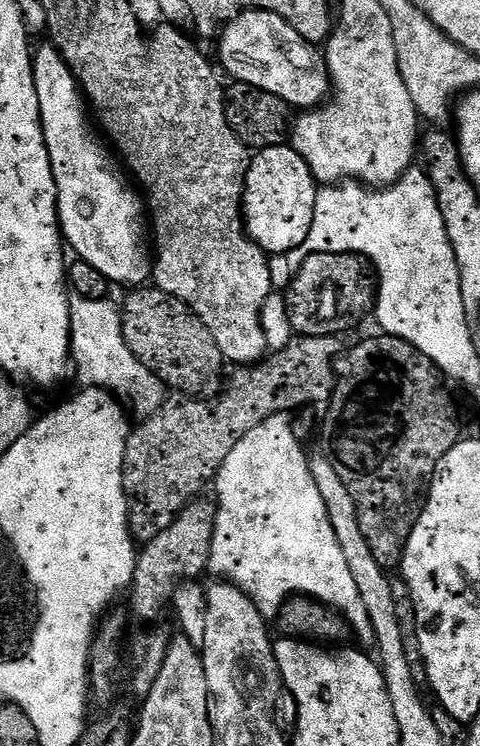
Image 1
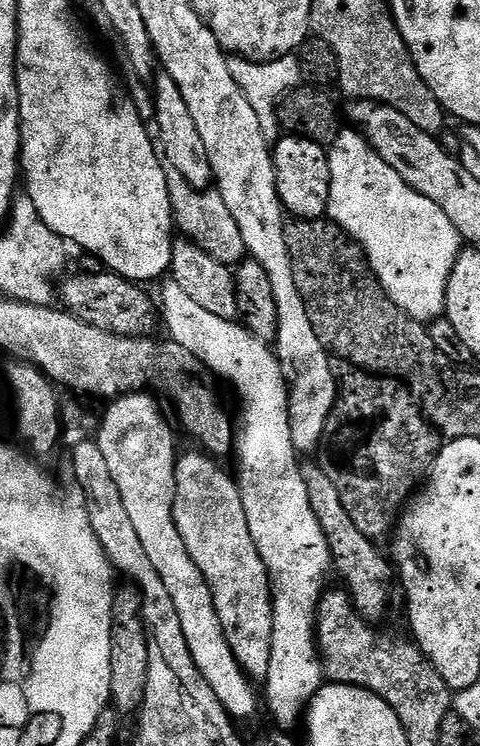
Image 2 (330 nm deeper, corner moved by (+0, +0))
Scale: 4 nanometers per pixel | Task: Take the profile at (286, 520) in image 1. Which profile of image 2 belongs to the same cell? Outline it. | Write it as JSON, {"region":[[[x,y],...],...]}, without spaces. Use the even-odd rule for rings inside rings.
{"region":[[[171,278],[165,279],[160,284],[161,296],[158,301],[158,307],[164,311],[164,324],[168,327],[167,335],[174,342],[178,342],[178,346],[186,346],[186,350],[190,350],[190,354],[194,354],[194,358],[198,358],[205,364],[208,371],[215,374],[221,381],[224,380],[228,384],[233,384],[236,387],[236,392],[240,395],[240,400],[244,403],[244,413],[241,414],[240,420],[238,416],[238,431],[234,436],[234,461],[236,460],[236,468],[240,471],[238,475],[238,483],[240,485],[240,497],[242,498],[242,506],[246,510],[246,522],[250,526],[250,538],[254,538],[254,546],[258,550],[258,554],[262,558],[262,562],[268,571],[268,583],[272,585],[272,645],[270,646],[270,670],[268,671],[268,679],[266,687],[268,687],[268,712],[272,715],[272,720],[277,729],[292,730],[296,723],[301,723],[302,717],[305,715],[306,709],[312,703],[312,699],[316,697],[316,691],[325,683],[326,677],[320,659],[320,650],[316,643],[316,609],[320,606],[320,598],[326,591],[324,579],[333,571],[332,555],[328,549],[326,542],[326,534],[322,534],[322,526],[318,522],[318,518],[314,516],[314,506],[310,506],[310,494],[306,494],[306,482],[300,473],[300,464],[298,463],[298,453],[294,442],[292,441],[292,431],[290,430],[290,418],[288,417],[288,394],[289,387],[287,380],[284,379],[284,371],[280,365],[280,359],[277,358],[275,351],[265,341],[258,339],[252,335],[243,323],[235,322],[220,318],[215,314],[210,314],[204,307],[198,306],[193,299],[186,296],[185,291],[178,286]]]}

